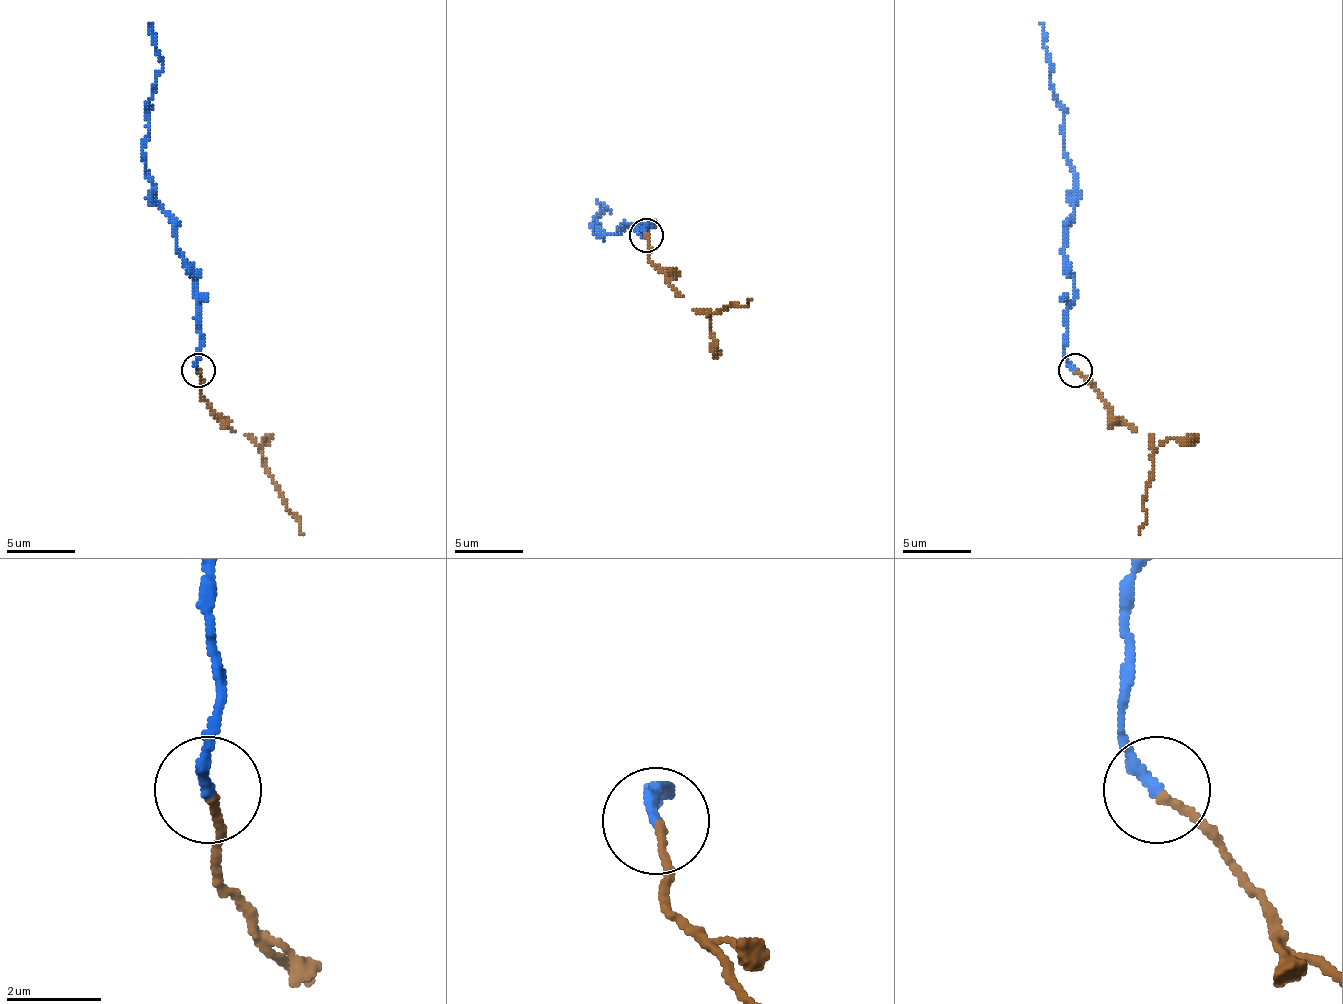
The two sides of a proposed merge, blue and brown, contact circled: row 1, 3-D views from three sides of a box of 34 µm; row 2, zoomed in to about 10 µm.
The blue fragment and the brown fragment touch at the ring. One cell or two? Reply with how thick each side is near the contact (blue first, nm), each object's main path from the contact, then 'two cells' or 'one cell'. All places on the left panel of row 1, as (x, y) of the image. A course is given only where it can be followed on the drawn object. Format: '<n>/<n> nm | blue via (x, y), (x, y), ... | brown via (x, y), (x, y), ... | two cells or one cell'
240/150 nm | blue via (197, 369), (193, 273), (176, 246), (176, 222), (156, 198), (145, 167), (142, 140), (163, 58), (149, 23) | brown via (197, 373), (200, 393), (211, 410), (258, 448), (269, 475), (303, 534) | one cell

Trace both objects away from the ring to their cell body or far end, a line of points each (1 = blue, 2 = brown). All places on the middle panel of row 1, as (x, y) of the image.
1: (645, 234), (648, 224), (641, 234), (631, 224), (604, 234), (593, 231), (590, 224), (611, 210), (597, 200)
2: (645, 234), (648, 258), (693, 309), (717, 313), (751, 299)

